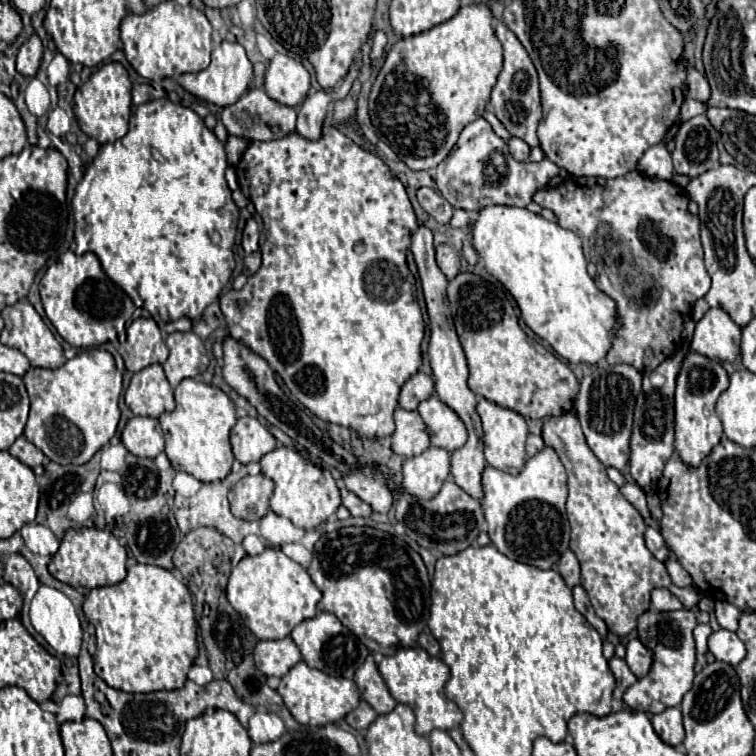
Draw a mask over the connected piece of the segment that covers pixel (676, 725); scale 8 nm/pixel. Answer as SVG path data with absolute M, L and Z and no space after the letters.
M668 708L656 716L652 716L652 726L656 734L670 746L680 746L684 740L682 714L678 708Z

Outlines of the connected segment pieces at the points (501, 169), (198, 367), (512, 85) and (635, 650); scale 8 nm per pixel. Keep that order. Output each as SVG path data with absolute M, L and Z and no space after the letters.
M486 118L470 122L450 154L436 168L436 186L440 194L454 206L468 212L480 212L486 206L518 206L530 204L532 194L544 186L558 186L570 174L560 170L554 162L516 162L502 138L492 132Z
M172 332L166 338L170 348L168 360L162 364L168 382L176 388L184 378L196 378L208 368L204 342L194 332Z
M504 22L496 24L496 36L498 36L502 48L504 48L504 68L502 68L502 72L498 76L496 86L492 88L490 104L494 108L496 118L504 124L504 128L512 136L522 138L528 146L538 146L536 128L538 128L538 122L542 118L542 106L540 106L540 90L538 90L536 68L534 68L528 52L524 50L524 46L516 38L516 34L512 34L504 26Z
M632 638L628 644L626 644L626 662L630 666L630 670L638 676L638 678L644 678L650 668L652 668L652 662L654 662L654 652L642 644L640 638Z

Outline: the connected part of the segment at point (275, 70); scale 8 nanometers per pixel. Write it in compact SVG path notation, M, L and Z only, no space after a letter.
M276 54L266 70L264 88L270 98L294 108L308 96L310 74L302 62L284 54Z

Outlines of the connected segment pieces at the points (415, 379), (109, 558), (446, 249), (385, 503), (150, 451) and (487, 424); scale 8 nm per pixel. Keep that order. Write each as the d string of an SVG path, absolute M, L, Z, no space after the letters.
M416 372L400 392L400 408L416 410L420 402L428 400L434 394L434 380L424 372Z
M70 528L60 542L60 550L54 554L50 566L50 574L74 588L98 588L118 584L126 578L126 548L118 542L112 532L98 530L98 528Z
M448 244L436 246L436 262L448 280L452 280L460 272L460 254Z
M362 468L350 476L344 478L346 488L354 492L358 498L362 498L366 504L372 506L374 512L386 514L392 508L392 494L384 486L384 478L376 474L372 468Z
M130 418L120 438L128 452L140 458L156 458L160 452L164 452L164 434L156 418Z
M480 398L478 406L476 406L480 418L482 418L482 428L484 428L484 454L486 454L486 462L496 468L502 470L506 474L520 474L524 464L526 464L526 438L528 438L528 426L526 420L512 412L512 410L504 410L502 406L496 406L494 402L488 402L484 398Z

